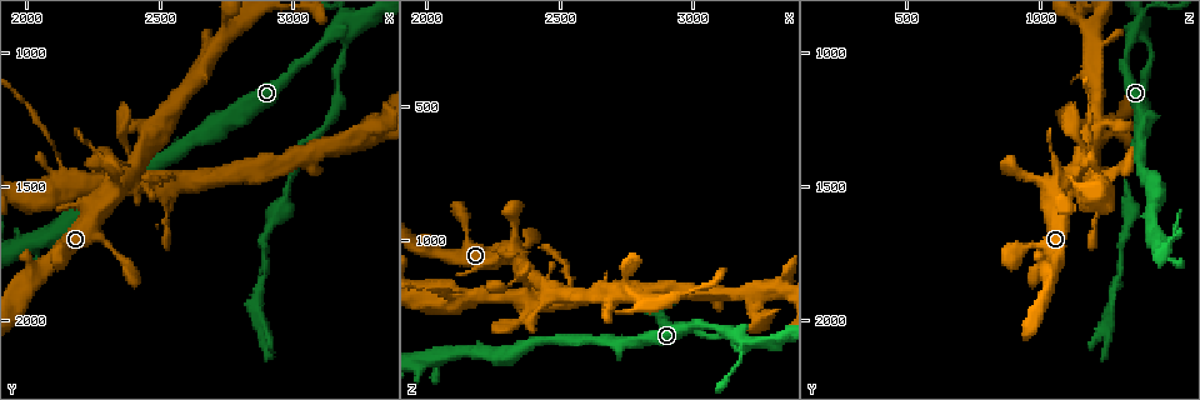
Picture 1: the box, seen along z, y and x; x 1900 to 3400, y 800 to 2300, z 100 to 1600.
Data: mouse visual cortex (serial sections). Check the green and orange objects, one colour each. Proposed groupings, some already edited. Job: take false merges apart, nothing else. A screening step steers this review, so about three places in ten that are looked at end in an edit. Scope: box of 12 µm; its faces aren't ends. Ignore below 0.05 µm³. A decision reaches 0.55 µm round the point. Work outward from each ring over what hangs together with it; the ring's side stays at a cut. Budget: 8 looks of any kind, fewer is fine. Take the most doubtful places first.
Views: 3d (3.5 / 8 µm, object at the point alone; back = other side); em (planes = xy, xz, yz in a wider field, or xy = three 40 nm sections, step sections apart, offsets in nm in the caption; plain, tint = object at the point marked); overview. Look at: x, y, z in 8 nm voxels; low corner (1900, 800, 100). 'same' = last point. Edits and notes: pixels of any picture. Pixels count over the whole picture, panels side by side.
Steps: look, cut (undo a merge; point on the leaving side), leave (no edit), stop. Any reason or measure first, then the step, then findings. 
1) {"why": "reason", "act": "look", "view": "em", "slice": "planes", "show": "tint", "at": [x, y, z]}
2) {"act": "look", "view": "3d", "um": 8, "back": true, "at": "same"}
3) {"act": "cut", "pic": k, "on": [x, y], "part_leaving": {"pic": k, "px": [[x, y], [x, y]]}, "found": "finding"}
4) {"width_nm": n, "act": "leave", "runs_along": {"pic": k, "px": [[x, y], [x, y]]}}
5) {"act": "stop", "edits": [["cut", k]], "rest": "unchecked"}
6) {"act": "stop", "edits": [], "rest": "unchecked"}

{"why": "looks like a crossing", "act": "look", "view": "3d", "um": 3.5, "at": [3210, 930, 1370]}

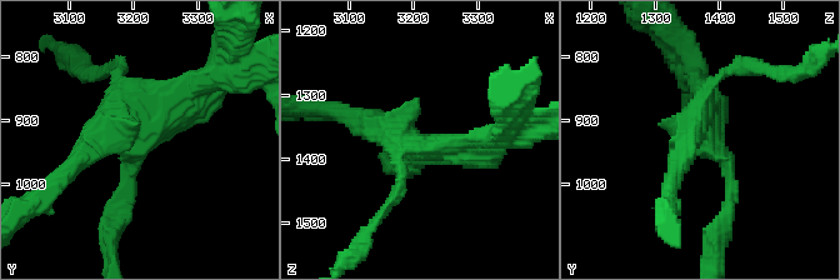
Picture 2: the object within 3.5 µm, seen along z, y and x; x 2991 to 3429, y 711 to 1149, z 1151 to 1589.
{"arms": 4, "act": "cut", "pic": 2, "on": [515, 110], "part_leaving": {"pic": 2, "px": [[708, 139], [730, 174], [718, 239]]}, "found": "two cells meet here"}

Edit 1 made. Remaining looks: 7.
{"why": "four arms meet", "act": "look", "view": "3d", "um": 8, "at": [2420, 1500, 1200]}

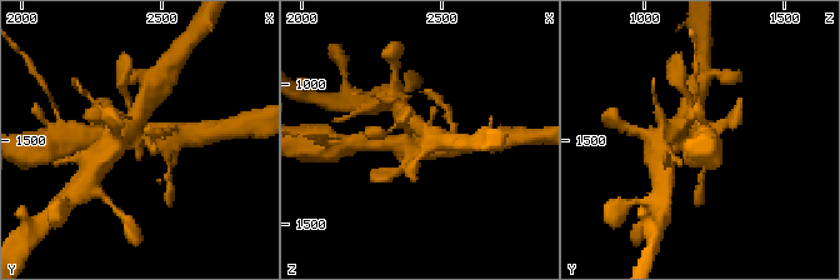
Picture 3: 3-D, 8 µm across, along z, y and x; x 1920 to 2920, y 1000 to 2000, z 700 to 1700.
{"act": "look", "view": "3d", "um": 3.5, "back": true, "at": [2420, 1500, 1210]}

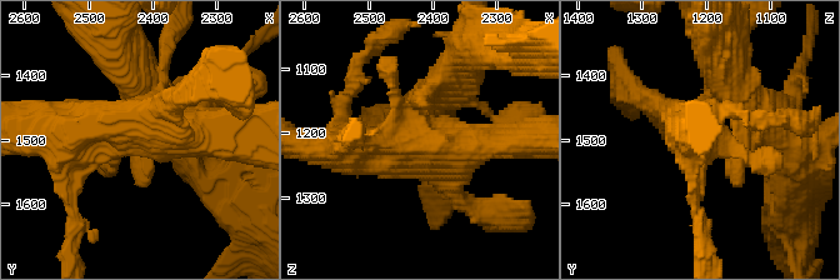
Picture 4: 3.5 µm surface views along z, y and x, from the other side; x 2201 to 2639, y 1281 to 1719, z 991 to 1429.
{"act": "look", "view": "em", "slice": "xy", "step": 2, "show": "tint", "at": [2435, 1490, 1205]}

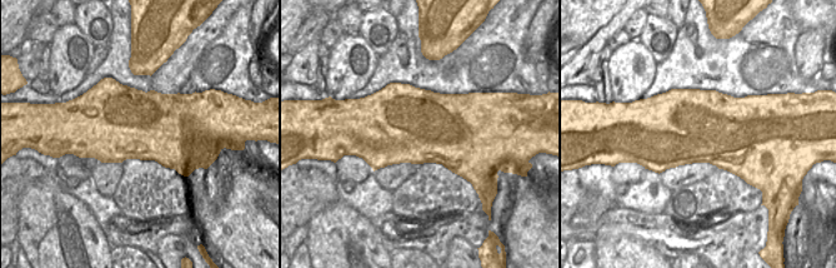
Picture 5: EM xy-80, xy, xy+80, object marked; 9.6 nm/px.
{"act": "leave", "runs_along": {"pic": 4, "px": [[455, 70], [398, 148], [331, 148]]}, "found": "all the same cell"}

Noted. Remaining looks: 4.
{"act": "stop", "edits": [["cut", 2]], "rest": "unchecked"}

